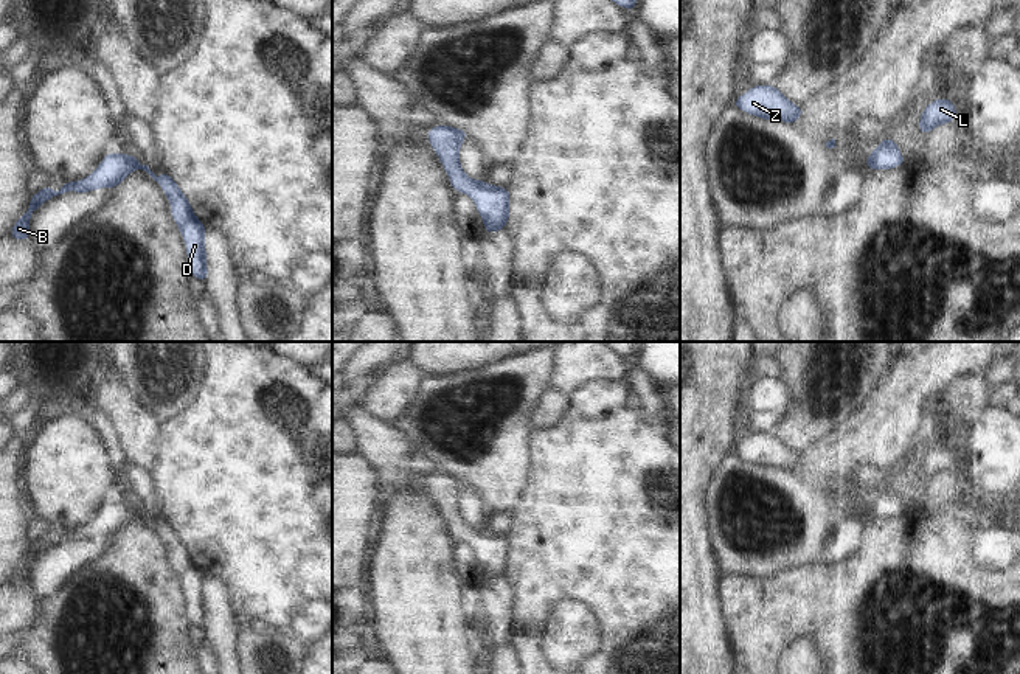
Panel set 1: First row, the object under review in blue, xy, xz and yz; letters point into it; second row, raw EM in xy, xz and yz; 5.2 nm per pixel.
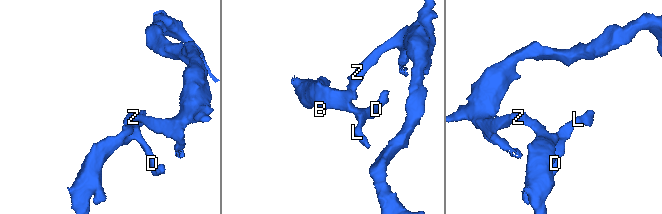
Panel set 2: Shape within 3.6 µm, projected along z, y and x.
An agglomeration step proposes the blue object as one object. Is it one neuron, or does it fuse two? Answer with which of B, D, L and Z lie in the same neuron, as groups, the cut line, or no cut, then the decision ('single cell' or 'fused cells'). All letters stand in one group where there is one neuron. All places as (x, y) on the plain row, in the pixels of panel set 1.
B D L Z | no cut | single cell

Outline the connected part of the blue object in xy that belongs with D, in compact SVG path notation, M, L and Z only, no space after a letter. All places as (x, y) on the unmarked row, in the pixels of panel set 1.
M110 499L99 514L81 530L64 530L59 539L51 537L48 533L43 534L36 544L29 544L29 556L14 572L8 584L29 589L29 567L43 550L68 539L88 540L98 536L116 536L134 517L146 519L163 536L171 551L171 562L186 592L188 617L193 626L206 631L205 572L196 565L186 544L166 519L157 525L134 502L120 503Z

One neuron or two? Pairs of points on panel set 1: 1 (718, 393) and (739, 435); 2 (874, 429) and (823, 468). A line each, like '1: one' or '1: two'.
1: two
2: one

